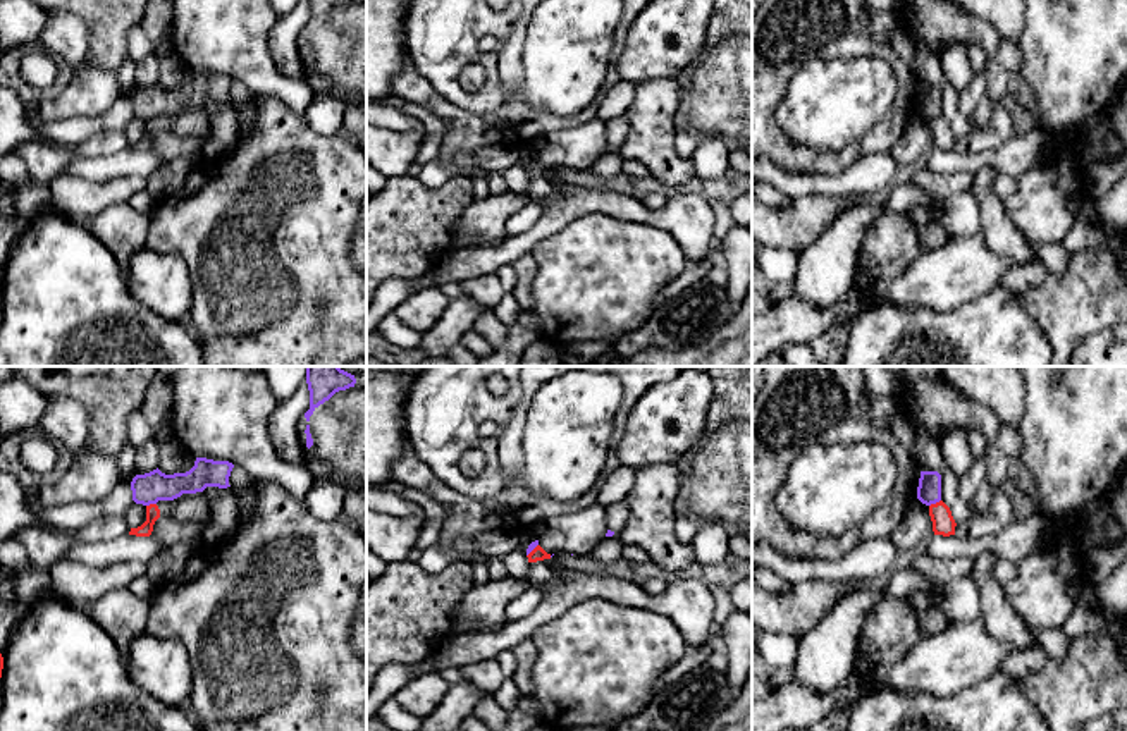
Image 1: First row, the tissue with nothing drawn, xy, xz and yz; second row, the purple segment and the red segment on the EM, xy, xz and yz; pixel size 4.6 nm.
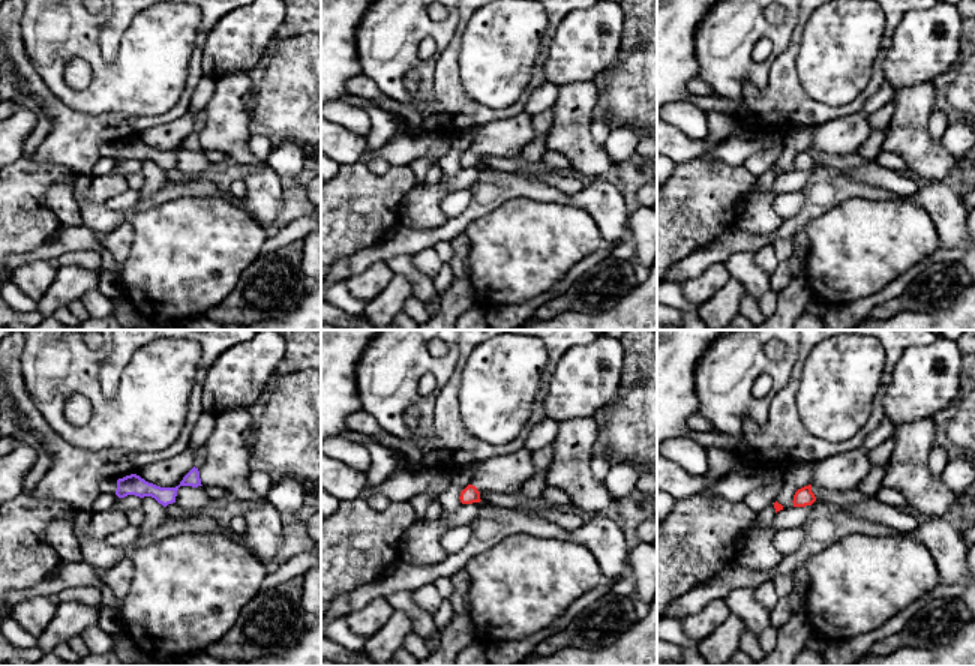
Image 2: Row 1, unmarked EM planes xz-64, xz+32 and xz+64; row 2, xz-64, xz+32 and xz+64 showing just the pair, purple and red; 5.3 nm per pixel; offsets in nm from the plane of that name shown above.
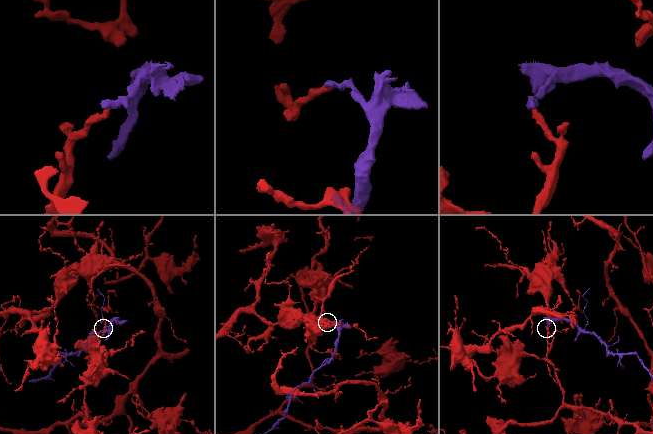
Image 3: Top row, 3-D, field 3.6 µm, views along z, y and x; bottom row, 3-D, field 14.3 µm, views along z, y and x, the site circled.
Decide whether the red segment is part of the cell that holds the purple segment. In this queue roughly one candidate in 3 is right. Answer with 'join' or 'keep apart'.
keep apart

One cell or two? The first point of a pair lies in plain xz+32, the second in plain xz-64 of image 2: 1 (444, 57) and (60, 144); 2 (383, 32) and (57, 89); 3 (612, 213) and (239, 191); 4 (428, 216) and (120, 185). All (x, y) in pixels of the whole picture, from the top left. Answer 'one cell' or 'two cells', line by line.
1: one cell
2: one cell
3: two cells
4: one cell

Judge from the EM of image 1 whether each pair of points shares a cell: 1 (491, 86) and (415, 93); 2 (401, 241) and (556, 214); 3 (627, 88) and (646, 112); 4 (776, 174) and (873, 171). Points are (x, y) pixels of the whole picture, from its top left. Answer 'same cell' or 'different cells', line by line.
1: different cells
2: different cells
3: different cells
4: same cell

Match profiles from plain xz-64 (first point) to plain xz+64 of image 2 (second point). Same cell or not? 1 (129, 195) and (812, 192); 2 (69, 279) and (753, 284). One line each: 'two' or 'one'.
1: two
2: two

